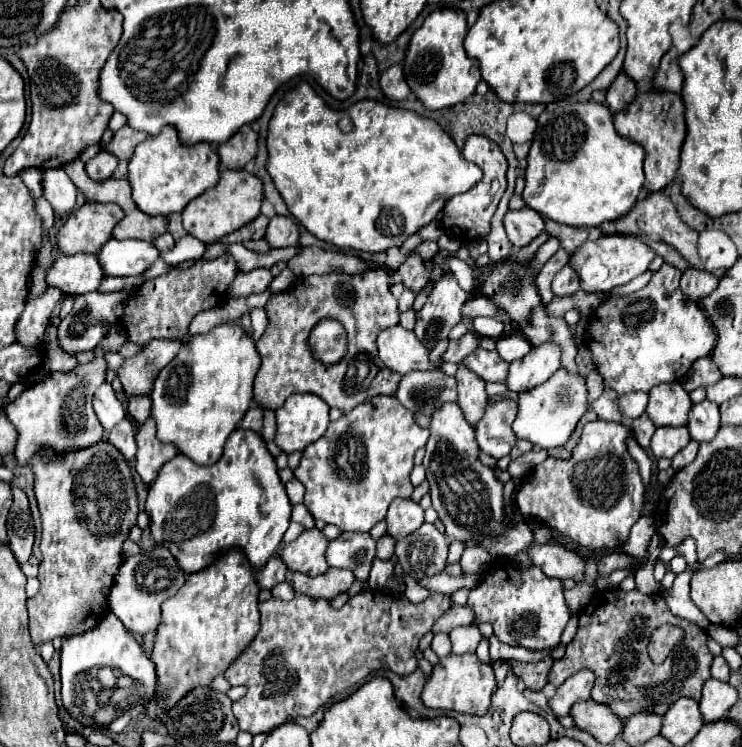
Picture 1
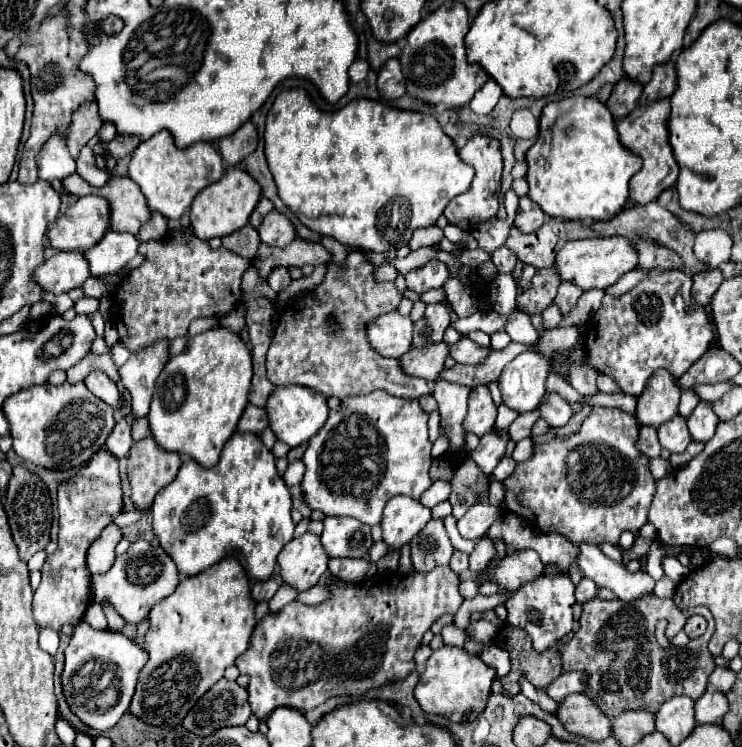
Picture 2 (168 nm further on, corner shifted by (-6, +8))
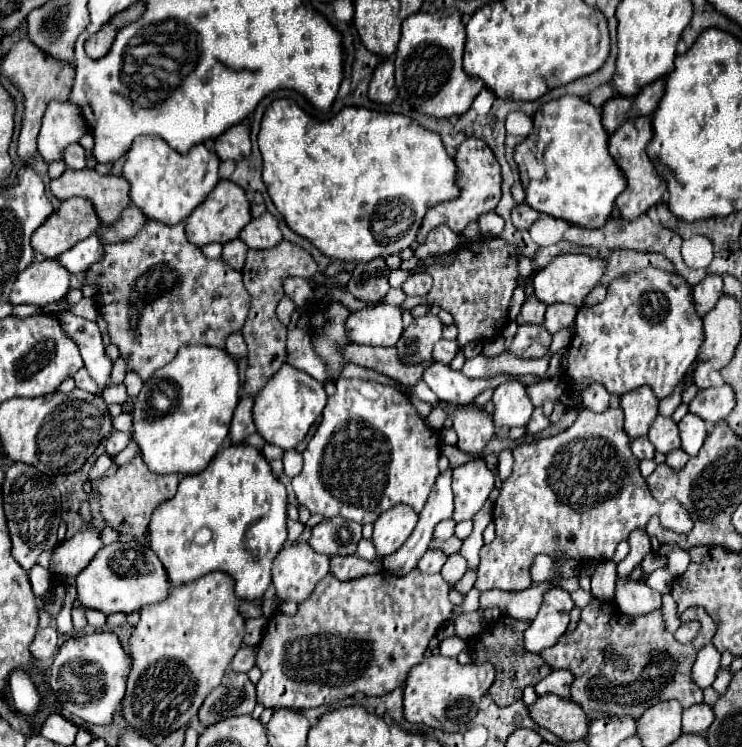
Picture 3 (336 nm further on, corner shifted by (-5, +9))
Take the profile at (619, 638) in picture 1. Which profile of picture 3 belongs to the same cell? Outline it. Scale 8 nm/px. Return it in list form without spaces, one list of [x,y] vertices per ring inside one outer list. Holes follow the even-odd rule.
[[[593,599],[583,607],[577,629],[561,637],[553,647],[541,651],[541,657],[551,669],[567,669],[573,673],[571,701],[577,703],[591,721],[603,717],[603,713],[639,719],[649,707],[667,699],[691,707],[703,701],[703,691],[691,679],[691,667],[699,649],[711,643],[717,625],[703,607],[691,607],[685,613],[685,621],[699,621],[701,629],[693,641],[679,643],[673,633],[665,631],[661,611],[633,617],[633,623],[623,627],[617,613],[609,615],[607,603]]]

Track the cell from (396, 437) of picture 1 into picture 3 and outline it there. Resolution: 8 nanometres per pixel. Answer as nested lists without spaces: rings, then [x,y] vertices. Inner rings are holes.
[[[337,379],[337,393],[329,397],[323,421],[303,451],[303,469],[293,477],[293,489],[301,505],[325,519],[343,515],[345,519],[361,525],[375,523],[383,511],[399,503],[421,513],[439,473],[437,459],[439,435],[427,427],[425,419],[415,411],[407,395],[373,379]]]

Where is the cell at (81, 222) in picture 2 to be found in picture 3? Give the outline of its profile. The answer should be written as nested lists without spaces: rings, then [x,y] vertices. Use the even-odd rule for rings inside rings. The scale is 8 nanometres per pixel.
[[[65,199],[33,233],[31,245],[47,259],[55,259],[75,243],[97,233],[99,219],[87,199]]]

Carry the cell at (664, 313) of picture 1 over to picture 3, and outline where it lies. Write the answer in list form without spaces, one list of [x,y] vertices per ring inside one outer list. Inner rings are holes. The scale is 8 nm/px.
[[[649,267],[613,279],[607,287],[607,297],[601,303],[579,309],[575,319],[575,337],[567,349],[567,367],[563,377],[567,383],[569,379],[573,381],[569,383],[569,389],[573,391],[577,391],[577,383],[601,383],[611,395],[617,397],[647,383],[659,399],[665,399],[673,393],[673,389],[685,379],[685,375],[693,367],[701,343],[703,321],[695,313],[691,285],[677,273],[667,273]]]

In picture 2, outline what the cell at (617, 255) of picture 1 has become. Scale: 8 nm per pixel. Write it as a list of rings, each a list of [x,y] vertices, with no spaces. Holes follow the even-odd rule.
[[[608,236],[608,238],[584,238],[568,242],[554,260],[558,274],[562,280],[570,280],[578,284],[582,290],[590,288],[608,288],[618,282],[626,272],[638,266],[638,250],[636,246],[622,236]]]

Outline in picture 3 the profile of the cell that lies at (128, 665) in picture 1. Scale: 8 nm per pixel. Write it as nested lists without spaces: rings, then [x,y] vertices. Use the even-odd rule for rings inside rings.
[[[101,631],[101,633],[69,637],[57,651],[57,655],[47,671],[47,675],[49,675],[47,685],[55,693],[61,707],[65,707],[69,713],[73,713],[93,725],[107,725],[113,719],[113,713],[123,699],[125,677],[129,673],[129,667],[131,667],[131,659],[123,651],[121,641],[117,639],[115,633]]]

